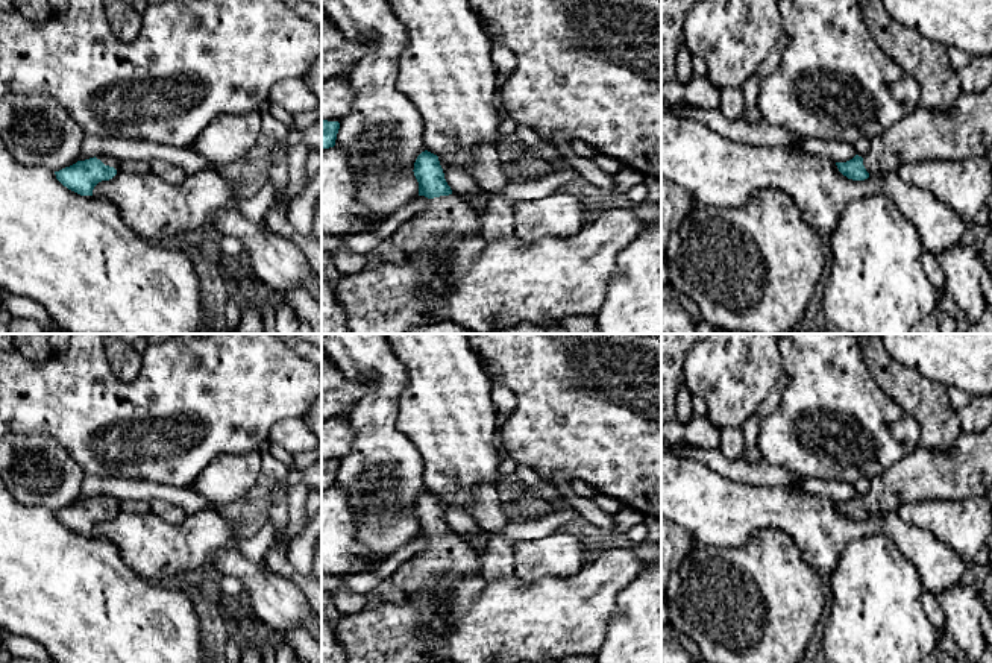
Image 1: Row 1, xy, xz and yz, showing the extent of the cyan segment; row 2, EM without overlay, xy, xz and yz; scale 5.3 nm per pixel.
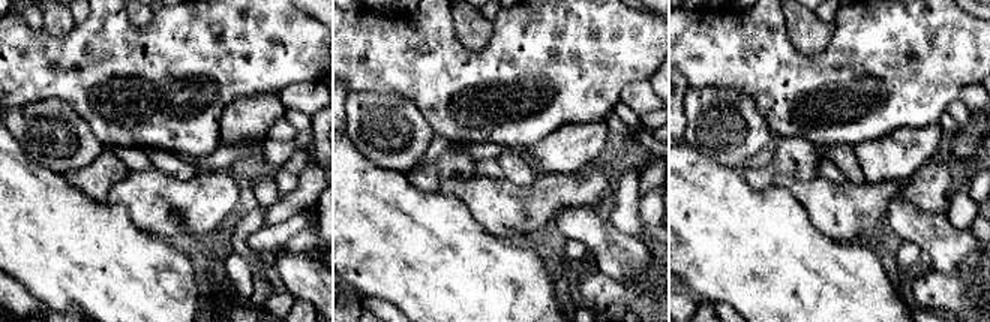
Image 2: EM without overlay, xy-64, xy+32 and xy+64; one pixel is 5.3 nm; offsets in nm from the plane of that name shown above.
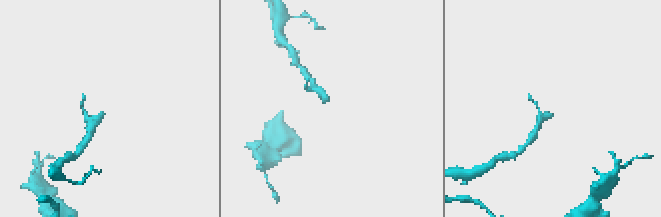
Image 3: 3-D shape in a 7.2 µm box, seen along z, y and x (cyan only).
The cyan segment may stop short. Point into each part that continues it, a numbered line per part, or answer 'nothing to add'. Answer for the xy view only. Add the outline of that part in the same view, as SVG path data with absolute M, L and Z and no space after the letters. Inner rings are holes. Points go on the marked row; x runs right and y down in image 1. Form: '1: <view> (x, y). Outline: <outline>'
1: xy (111, 161). Outline: M99 155L96 158L100 159L105 165L114 167L117 170L117 173L120 171L118 170L118 164L120 164L118 158L108 156L108 155Z

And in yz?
1: yz (965, 131). Outline: M992 83L981 93L962 93L945 112L919 106L872 138L862 158L869 178L880 178L907 162L986 156L990 146Z

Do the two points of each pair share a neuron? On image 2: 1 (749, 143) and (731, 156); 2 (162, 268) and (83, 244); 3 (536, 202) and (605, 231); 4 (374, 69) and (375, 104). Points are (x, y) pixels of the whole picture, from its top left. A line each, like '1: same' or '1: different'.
1: same
2: same
3: different
4: different

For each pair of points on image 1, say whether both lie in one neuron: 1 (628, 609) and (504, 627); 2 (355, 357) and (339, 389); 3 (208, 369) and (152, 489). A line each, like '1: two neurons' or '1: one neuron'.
1: two neurons
2: two neurons
3: two neurons

